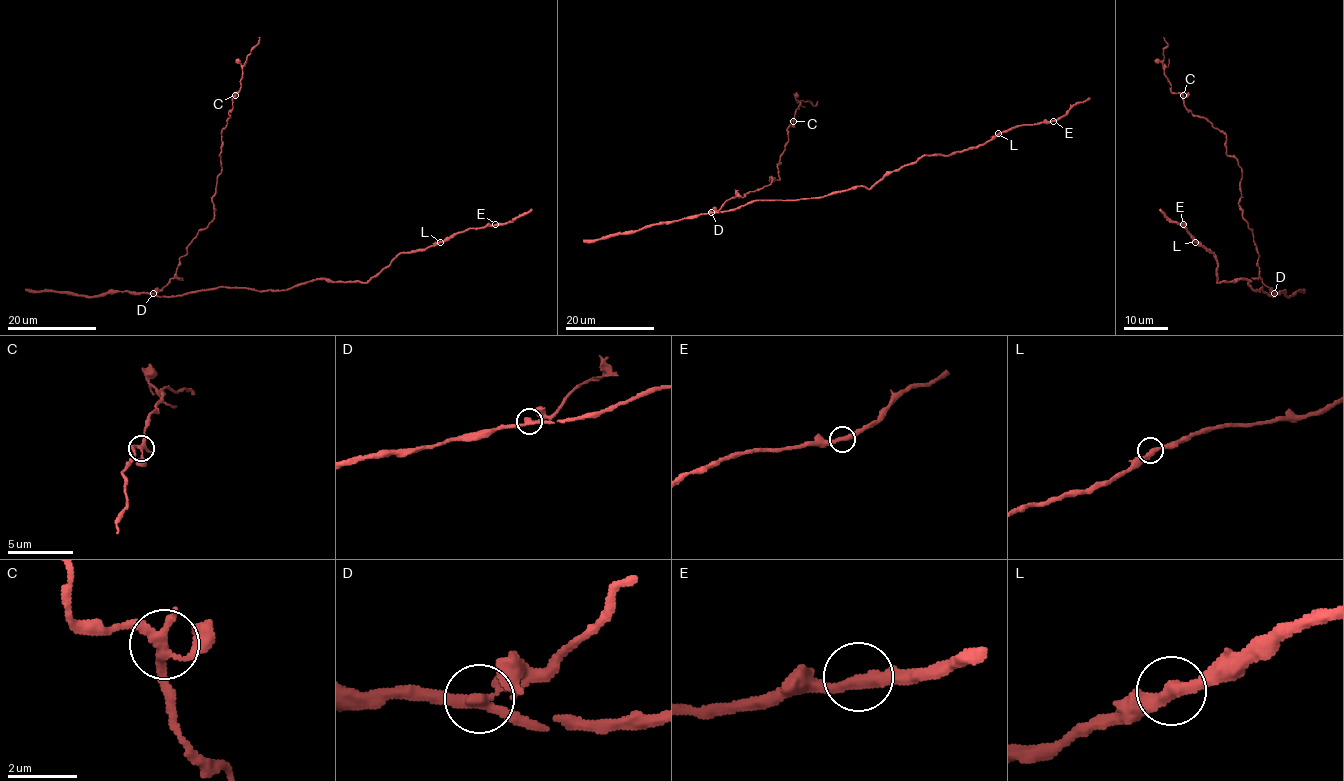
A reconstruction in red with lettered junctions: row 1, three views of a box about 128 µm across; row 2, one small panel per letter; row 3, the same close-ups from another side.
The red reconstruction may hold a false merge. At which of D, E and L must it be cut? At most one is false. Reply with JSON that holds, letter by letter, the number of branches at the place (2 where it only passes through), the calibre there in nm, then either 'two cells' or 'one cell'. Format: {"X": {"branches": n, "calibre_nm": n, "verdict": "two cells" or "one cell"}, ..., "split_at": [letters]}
{"D": {"branches": 4, "calibre_nm": 280, "verdict": "two cells"}, "E": {"branches": 2, "calibre_nm": 340, "verdict": "one cell"}, "L": {"branches": 2, "calibre_nm": 360, "verdict": "one cell"}, "split_at": ["D"]}

